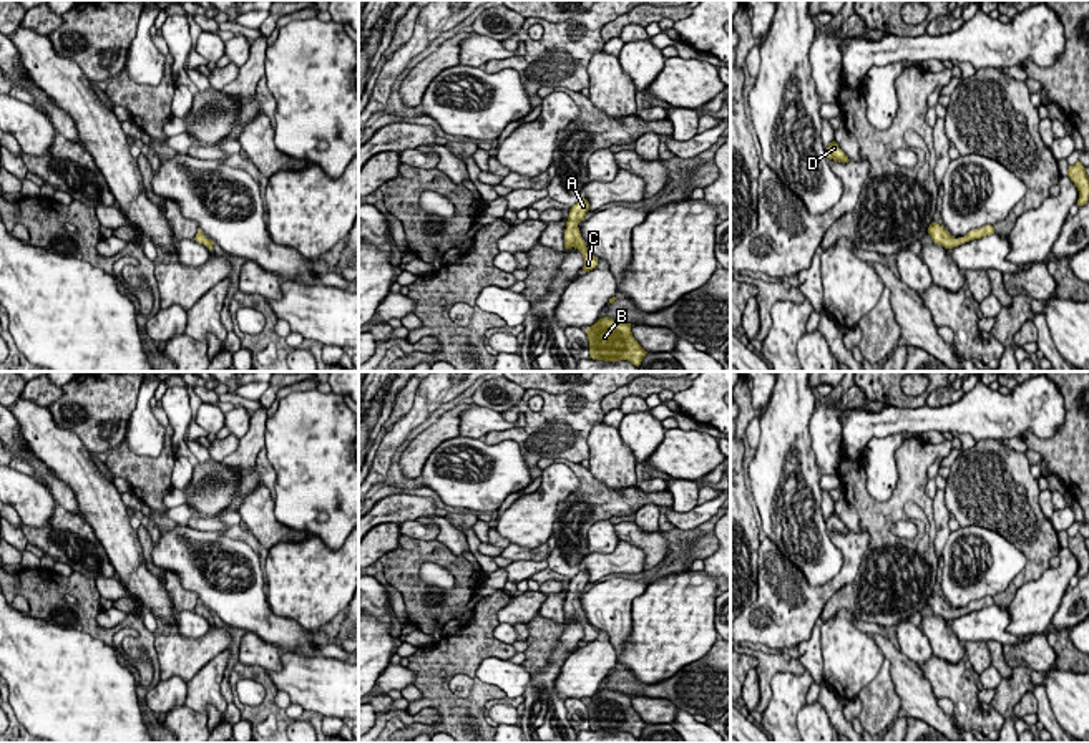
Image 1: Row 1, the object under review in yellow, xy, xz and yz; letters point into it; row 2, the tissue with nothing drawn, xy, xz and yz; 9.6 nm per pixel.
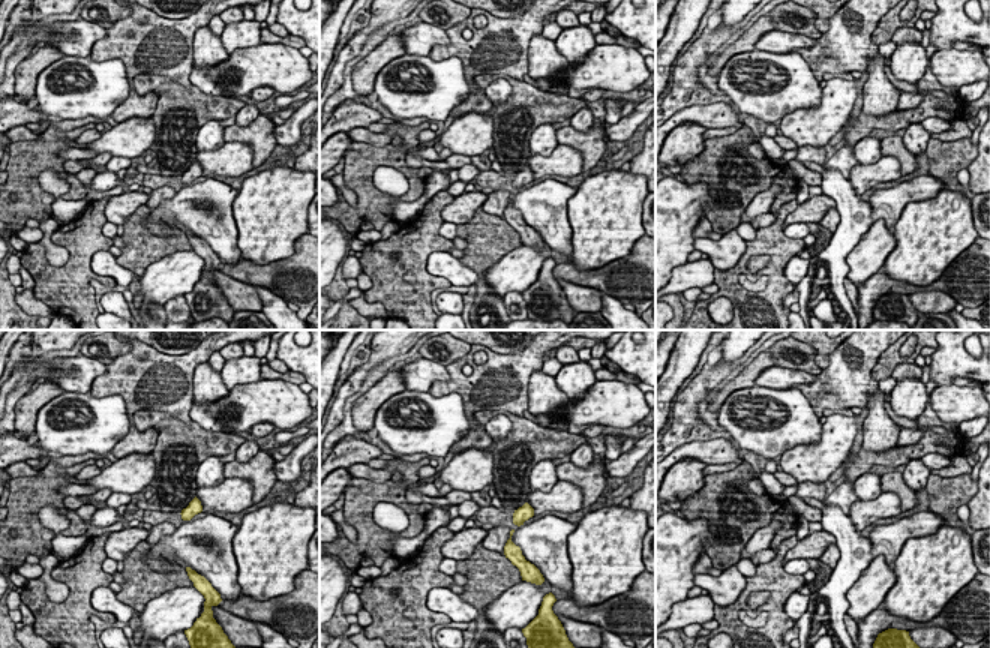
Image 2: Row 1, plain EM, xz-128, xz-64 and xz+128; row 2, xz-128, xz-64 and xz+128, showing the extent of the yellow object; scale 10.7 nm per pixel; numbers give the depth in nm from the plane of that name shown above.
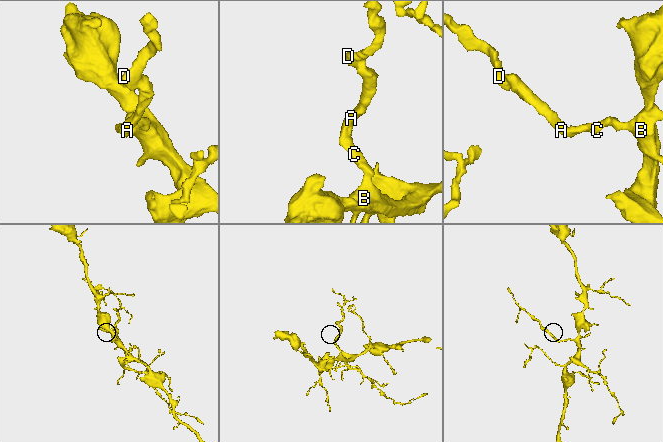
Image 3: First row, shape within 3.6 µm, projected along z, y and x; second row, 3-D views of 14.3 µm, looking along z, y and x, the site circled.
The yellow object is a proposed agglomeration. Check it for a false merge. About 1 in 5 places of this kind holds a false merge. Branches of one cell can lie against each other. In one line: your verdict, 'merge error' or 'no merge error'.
no merge error

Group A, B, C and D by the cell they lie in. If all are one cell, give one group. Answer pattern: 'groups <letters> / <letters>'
groups A B C D

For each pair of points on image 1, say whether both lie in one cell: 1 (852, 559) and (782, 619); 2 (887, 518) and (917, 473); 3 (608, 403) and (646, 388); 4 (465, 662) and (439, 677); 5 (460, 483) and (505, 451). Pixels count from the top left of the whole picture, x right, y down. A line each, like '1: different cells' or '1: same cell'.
1: same cell
2: same cell
3: same cell
4: same cell
5: same cell

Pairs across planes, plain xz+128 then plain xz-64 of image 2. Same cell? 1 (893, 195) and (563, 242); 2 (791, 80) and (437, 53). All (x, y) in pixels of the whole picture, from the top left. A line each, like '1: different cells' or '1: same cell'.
1: same cell
2: different cells

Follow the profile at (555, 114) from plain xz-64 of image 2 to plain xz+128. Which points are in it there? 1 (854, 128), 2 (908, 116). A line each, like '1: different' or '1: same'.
1: same
2: same

